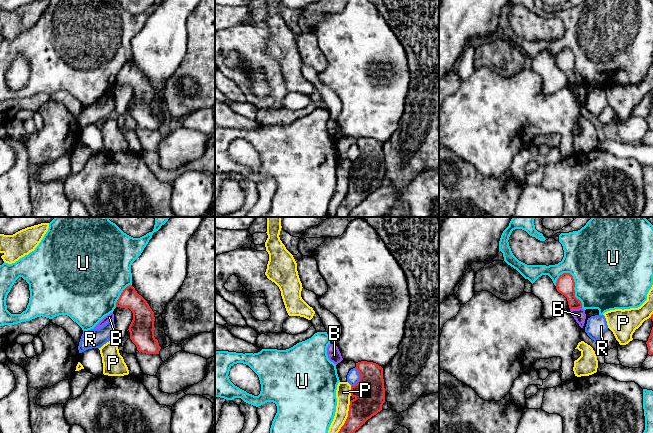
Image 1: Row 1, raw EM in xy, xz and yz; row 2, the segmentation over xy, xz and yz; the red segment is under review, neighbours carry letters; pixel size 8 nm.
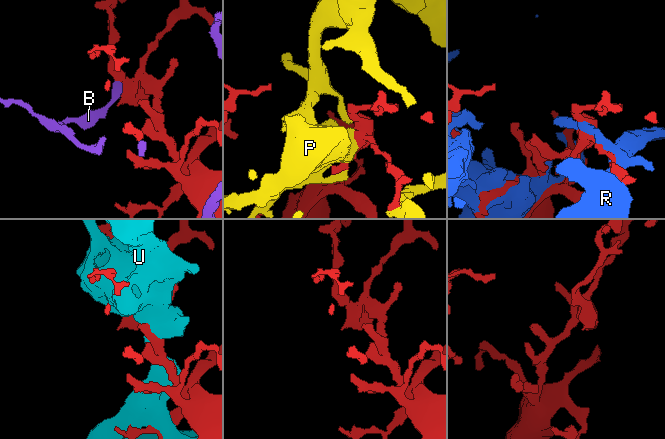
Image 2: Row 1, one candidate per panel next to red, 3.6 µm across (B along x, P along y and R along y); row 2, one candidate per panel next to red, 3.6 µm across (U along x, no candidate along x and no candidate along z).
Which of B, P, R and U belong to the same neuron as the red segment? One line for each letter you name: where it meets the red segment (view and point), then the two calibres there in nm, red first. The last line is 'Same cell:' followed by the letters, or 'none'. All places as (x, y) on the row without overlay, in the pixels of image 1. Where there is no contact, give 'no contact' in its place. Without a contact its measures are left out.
Same cell: none

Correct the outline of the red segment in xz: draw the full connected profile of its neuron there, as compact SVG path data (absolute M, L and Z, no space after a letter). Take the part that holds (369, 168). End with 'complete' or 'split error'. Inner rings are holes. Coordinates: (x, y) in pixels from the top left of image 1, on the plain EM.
M367 137L356 139L355 144L360 150L360 156L351 162L351 172L354 175L350 177L348 193L335 217L349 217L350 211L380 188L385 178L383 144Z | complete

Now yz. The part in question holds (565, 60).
M563 49L556 58L556 65L567 74L570 85L582 84L582 79L575 73L575 58L570 49Z | complete

